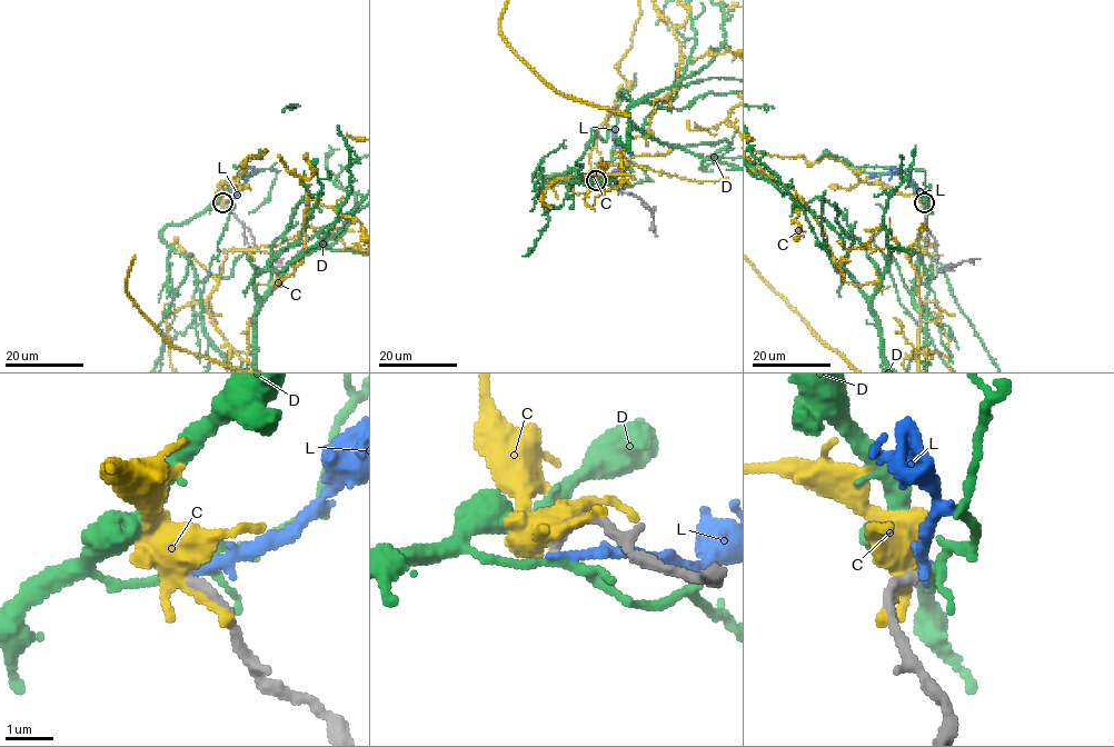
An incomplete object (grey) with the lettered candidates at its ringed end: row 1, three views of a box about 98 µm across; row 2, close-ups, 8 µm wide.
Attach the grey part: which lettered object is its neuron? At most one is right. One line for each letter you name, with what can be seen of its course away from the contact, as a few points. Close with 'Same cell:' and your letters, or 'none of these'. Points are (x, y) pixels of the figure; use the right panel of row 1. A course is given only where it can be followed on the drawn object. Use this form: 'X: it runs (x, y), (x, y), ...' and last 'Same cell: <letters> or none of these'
Same cell: none of these

